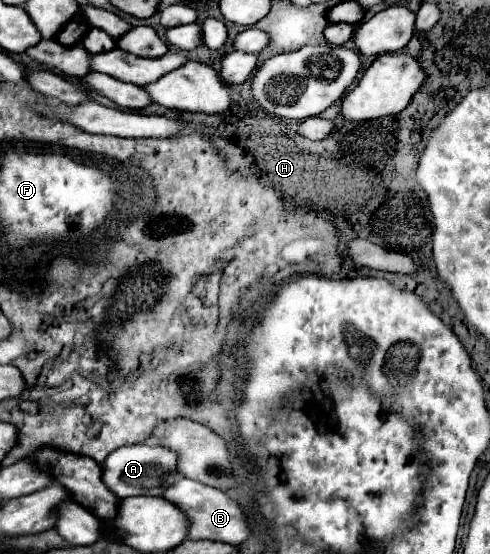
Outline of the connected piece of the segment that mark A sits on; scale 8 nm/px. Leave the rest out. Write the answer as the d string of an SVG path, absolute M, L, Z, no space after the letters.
M132 444L118 448L102 462L102 482L106 482L106 486L110 486L120 500L128 496L162 496L162 490L172 486L178 478L180 474L176 472L174 454L154 444Z

